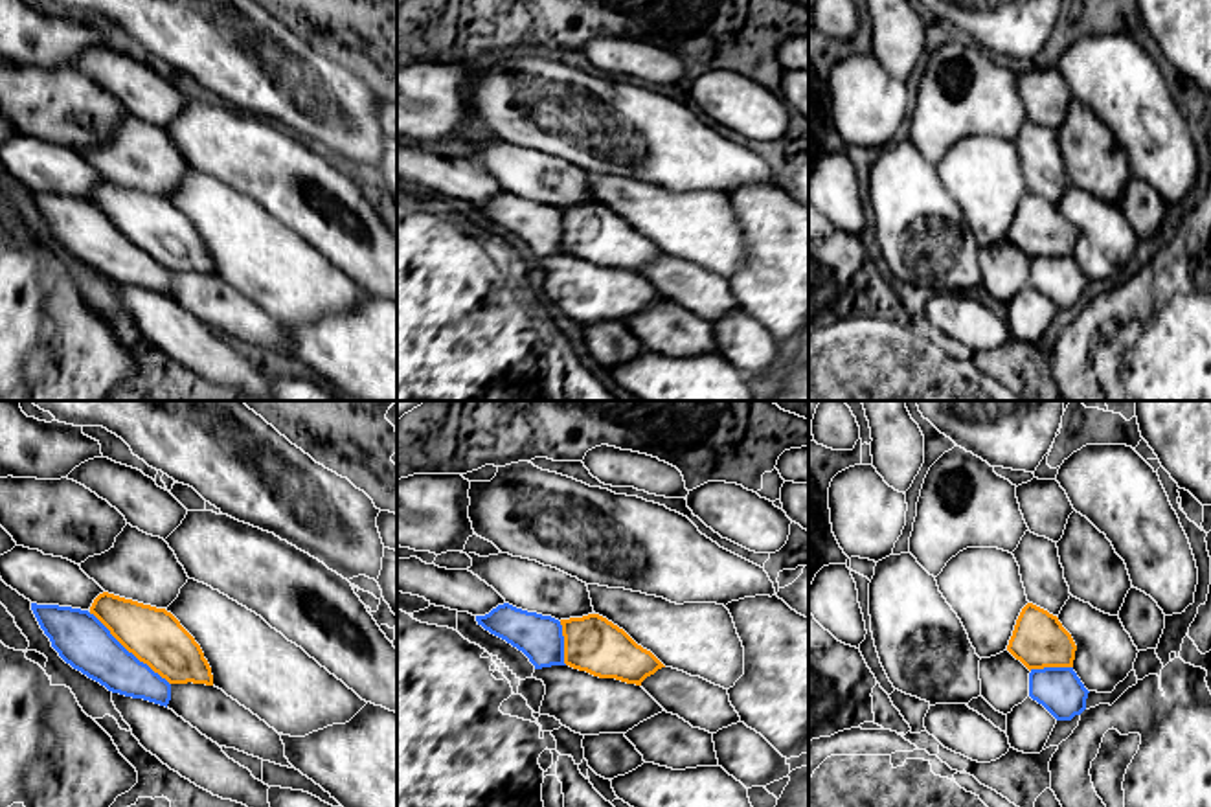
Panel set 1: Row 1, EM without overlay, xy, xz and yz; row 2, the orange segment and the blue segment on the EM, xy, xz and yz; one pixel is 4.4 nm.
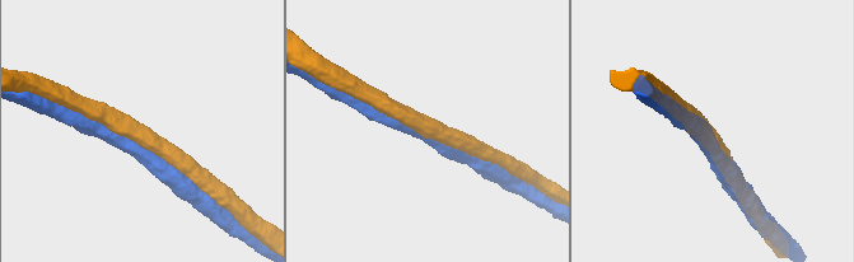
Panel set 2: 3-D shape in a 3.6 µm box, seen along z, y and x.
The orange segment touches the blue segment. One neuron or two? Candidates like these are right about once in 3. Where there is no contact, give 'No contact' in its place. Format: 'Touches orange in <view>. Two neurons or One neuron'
Touches orange in xy. Two neurons

